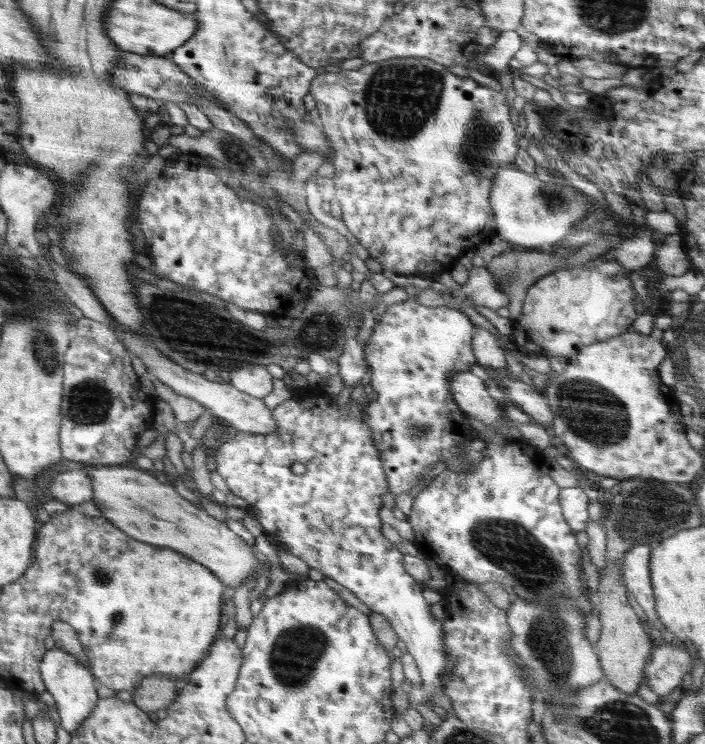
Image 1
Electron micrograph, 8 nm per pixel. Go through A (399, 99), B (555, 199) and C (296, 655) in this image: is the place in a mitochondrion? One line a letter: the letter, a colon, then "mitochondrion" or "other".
A: mitochondrion
B: mitochondrion
C: mitochondrion

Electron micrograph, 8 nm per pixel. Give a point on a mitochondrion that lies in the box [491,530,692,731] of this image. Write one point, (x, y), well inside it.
(546, 640)

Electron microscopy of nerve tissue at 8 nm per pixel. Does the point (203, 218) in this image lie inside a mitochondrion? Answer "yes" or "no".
no

